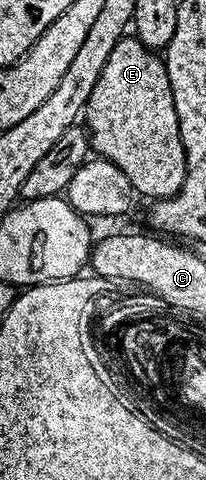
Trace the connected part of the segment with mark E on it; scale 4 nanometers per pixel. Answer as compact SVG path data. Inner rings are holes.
M126 35L119 43L115 43L115 51L111 51L111 56L107 58L103 75L99 75L99 81L95 83L95 89L91 91L89 102L85 105L83 121L86 121L84 124L87 126L92 152L115 163L115 167L119 167L123 175L131 179L134 194L141 196L142 193L148 199L160 199L175 196L179 187L183 187L185 152L165 62L154 50L138 41L136 36Z

